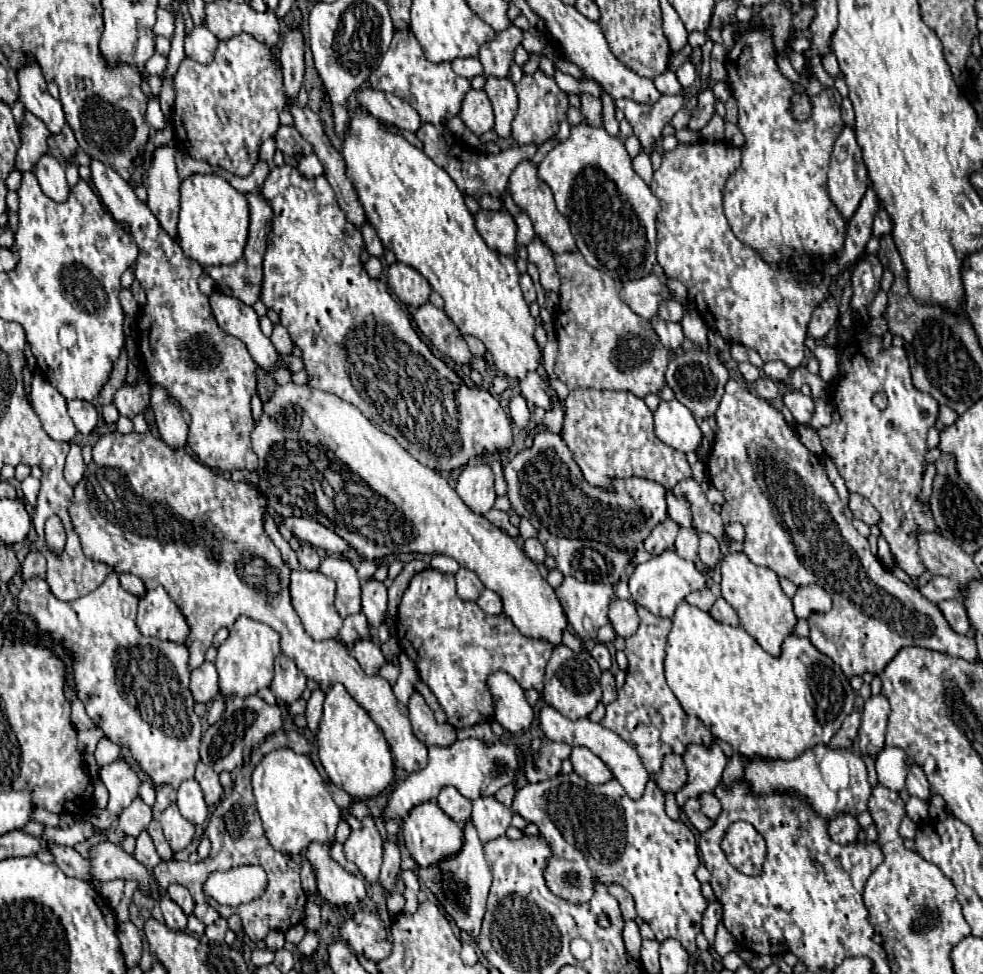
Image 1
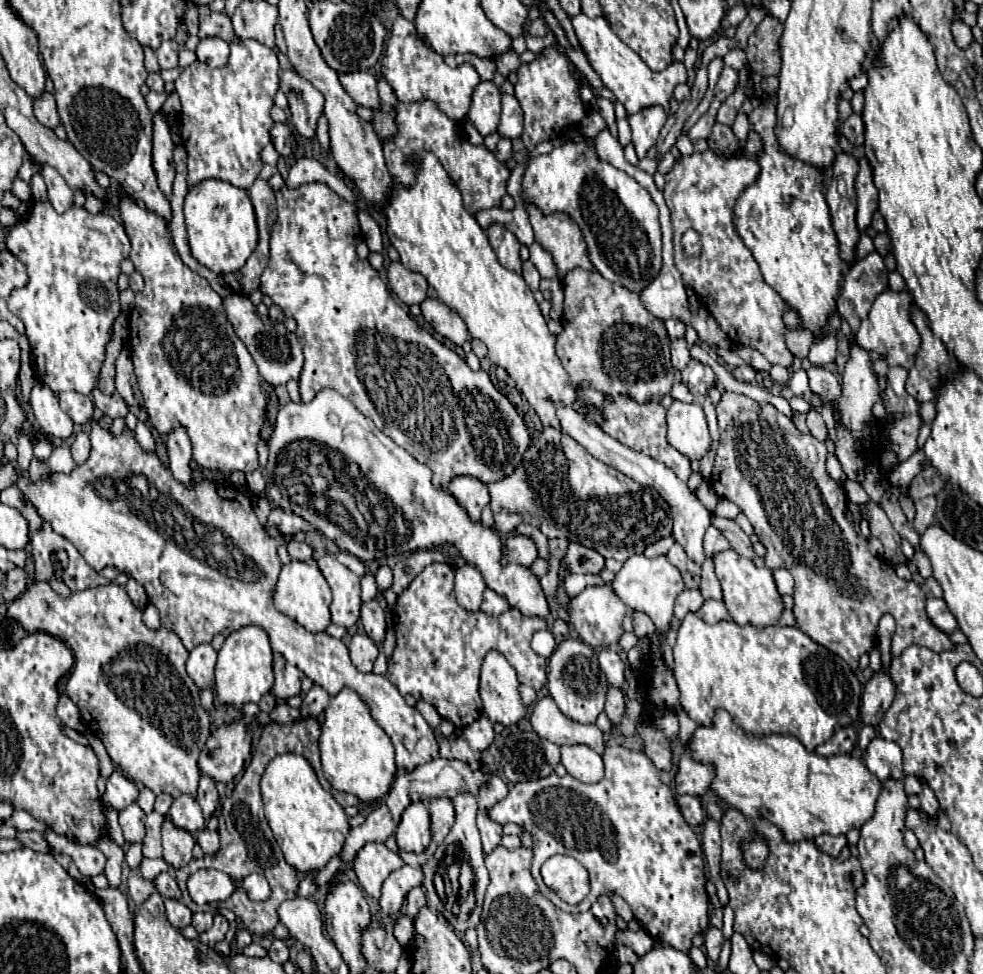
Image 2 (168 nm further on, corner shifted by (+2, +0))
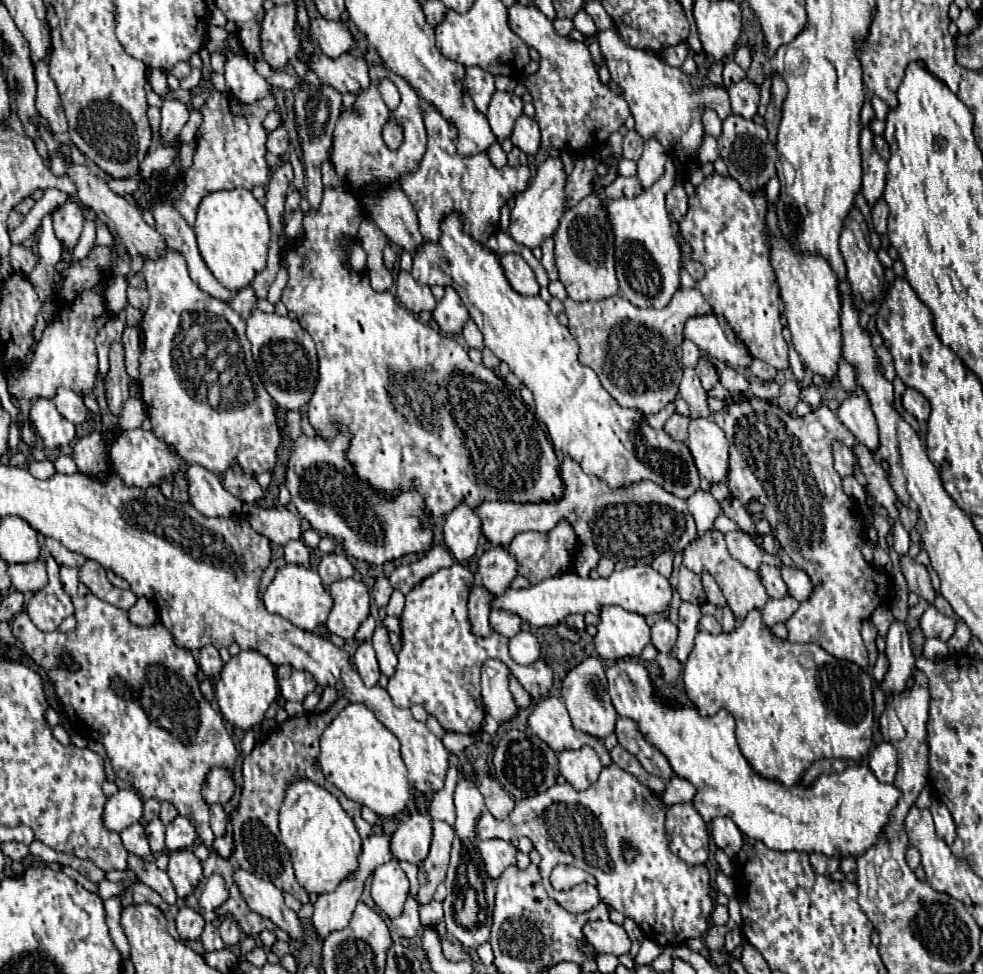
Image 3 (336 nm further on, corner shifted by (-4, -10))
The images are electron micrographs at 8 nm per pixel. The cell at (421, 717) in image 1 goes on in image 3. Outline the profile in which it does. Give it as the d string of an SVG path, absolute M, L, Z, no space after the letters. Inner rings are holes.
M487 775L487 777L483 777L483 779L479 781L479 791L481 791L483 797L485 797L485 807L487 807L487 811L489 811L495 819L507 819L507 815L513 811L515 803L513 803L513 799L501 789L501 785Z

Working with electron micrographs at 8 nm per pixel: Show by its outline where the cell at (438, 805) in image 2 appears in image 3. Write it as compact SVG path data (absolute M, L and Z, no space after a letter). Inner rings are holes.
M433 821L433 841L429 855L419 863L419 903L433 899L437 885L445 879L449 867L449 853L453 843L453 827L443 821Z

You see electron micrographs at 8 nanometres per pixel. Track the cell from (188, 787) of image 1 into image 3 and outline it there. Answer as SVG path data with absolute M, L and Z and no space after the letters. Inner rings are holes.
M175 817L175 821L171 821L167 825L165 831L165 845L169 851L179 851L179 849L189 849L197 839L195 827L191 825L191 821L187 817Z

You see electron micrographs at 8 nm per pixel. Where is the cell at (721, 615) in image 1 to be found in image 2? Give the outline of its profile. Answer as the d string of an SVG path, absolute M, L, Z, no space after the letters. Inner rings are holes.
M705 601L703 607L697 611L697 615L709 625L715 625L715 623L729 619L729 611L723 601Z

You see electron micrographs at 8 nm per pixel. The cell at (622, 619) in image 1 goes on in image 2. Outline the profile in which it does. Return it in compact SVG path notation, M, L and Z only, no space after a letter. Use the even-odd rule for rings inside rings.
M631 611L631 621L633 621L633 631L637 637L643 637L643 635L649 635L649 631L655 631L653 621L641 611Z

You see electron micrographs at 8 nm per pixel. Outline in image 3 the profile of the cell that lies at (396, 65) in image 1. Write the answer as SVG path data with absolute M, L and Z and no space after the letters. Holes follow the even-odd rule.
M467 67L467 77L465 77L465 91L471 95L475 107L481 113L487 113L489 101L495 93L495 77L479 67Z

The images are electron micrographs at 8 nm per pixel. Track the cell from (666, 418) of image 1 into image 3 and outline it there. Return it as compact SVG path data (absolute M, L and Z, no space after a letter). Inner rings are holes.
M693 419L689 427L689 449L701 477L725 483L729 473L729 445L723 429L713 419Z

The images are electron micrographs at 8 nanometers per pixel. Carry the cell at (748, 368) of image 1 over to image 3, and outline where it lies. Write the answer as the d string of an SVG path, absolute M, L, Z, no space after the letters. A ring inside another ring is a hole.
M725 367L725 369L719 373L719 381L721 381L721 385L723 385L729 393L741 393L741 391L745 391L747 385L749 385L749 381L747 381L741 373L737 373L735 369L731 369L731 367Z

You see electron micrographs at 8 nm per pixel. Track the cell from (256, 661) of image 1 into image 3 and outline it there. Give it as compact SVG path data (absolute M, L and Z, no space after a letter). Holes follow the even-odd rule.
M241 651L239 655L231 657L231 661L223 667L219 681L215 683L215 699L223 719L231 725L243 731L259 727L265 719L269 705L277 699L275 665L259 651Z

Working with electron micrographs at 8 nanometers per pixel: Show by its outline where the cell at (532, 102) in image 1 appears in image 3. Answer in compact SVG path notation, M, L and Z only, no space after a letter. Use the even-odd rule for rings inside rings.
M515 3L509 7L509 21L511 29L541 53L537 73L527 77L527 89L535 105L535 121L541 127L541 147L547 151L555 147L577 155L583 155L583 151L589 155L601 151L607 137L615 133L631 113L621 89L611 91L607 83L601 83L589 47L583 41L557 35L553 21L535 5L525 7Z

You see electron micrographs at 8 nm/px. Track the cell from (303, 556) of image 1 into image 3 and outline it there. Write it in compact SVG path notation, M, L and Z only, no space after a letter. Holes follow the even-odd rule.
M301 539L289 541L283 549L285 549L285 561L287 563L297 563L297 565L309 567L309 549Z

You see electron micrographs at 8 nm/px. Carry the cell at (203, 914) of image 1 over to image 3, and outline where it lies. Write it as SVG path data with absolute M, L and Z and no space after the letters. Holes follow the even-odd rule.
M207 923L207 925L205 925L205 931L203 931L203 937L201 937L201 943L203 943L203 949L207 952L225 948L218 928L213 927L211 923Z

